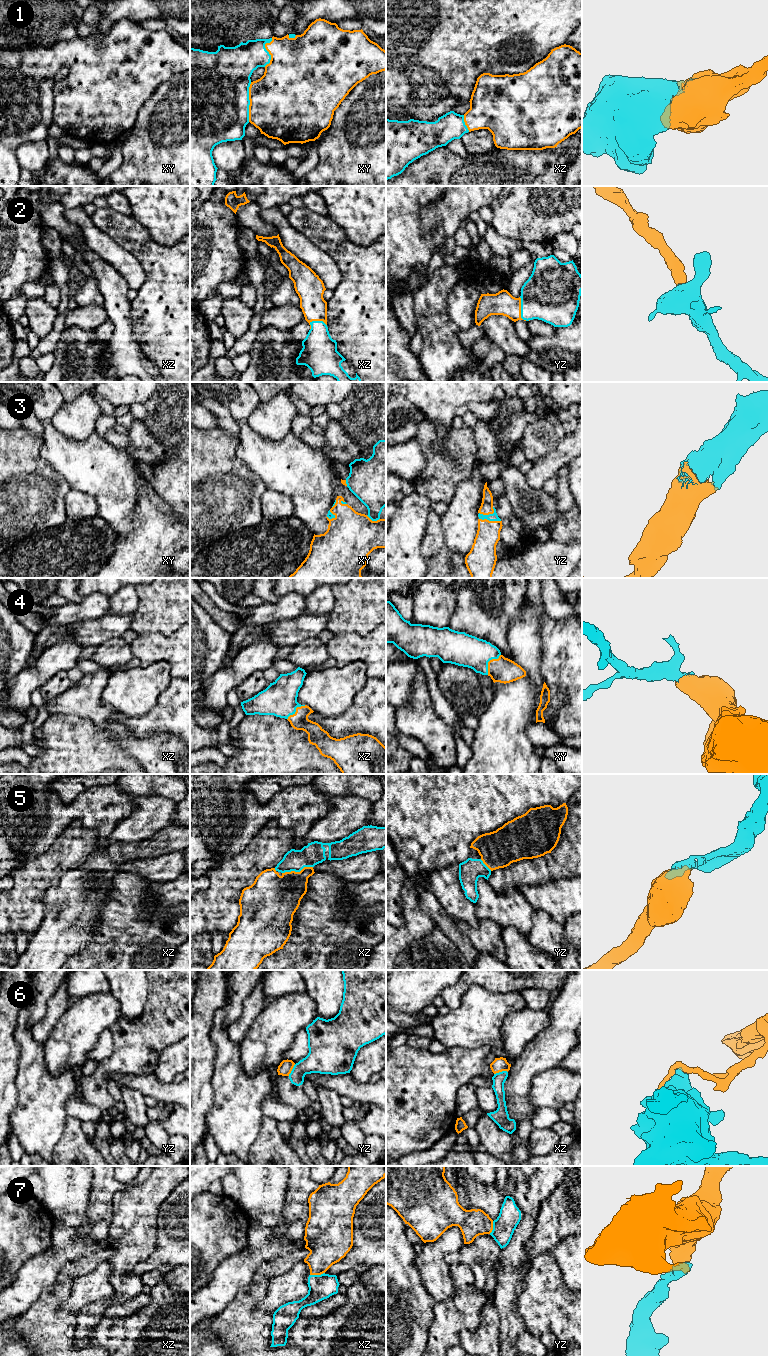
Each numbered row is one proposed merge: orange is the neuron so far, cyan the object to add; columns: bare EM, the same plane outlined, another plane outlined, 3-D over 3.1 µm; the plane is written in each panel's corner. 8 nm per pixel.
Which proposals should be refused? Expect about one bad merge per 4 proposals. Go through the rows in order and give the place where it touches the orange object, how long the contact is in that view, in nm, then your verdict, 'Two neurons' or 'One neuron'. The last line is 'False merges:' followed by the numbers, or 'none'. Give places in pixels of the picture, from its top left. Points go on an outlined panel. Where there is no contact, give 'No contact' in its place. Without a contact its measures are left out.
1: Touches orange at xy (250, 102). Shared border 320 nm. One neuron
2: Touches orange at yz (520, 310). Shared border 200 nm. One neuron
3: Touches orange at yz (490, 521). Shared border 180 nm. One neuron
4: Touches orange at xy (488, 662). Shared border 200 nm. One neuron
5: Touches orange at xz (297, 872). Shared border 260 nm. One neuron
6: Touches orange at xz (500, 1071). Shared border 110 nm. Two neurons
7: Touches orange at xz (317, 1274). Shared border 120 nm. One neuron
False merges: 6

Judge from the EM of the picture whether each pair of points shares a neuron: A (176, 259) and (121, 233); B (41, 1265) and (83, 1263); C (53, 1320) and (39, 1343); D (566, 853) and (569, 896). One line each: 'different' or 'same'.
A: same
B: different
C: same
D: different

